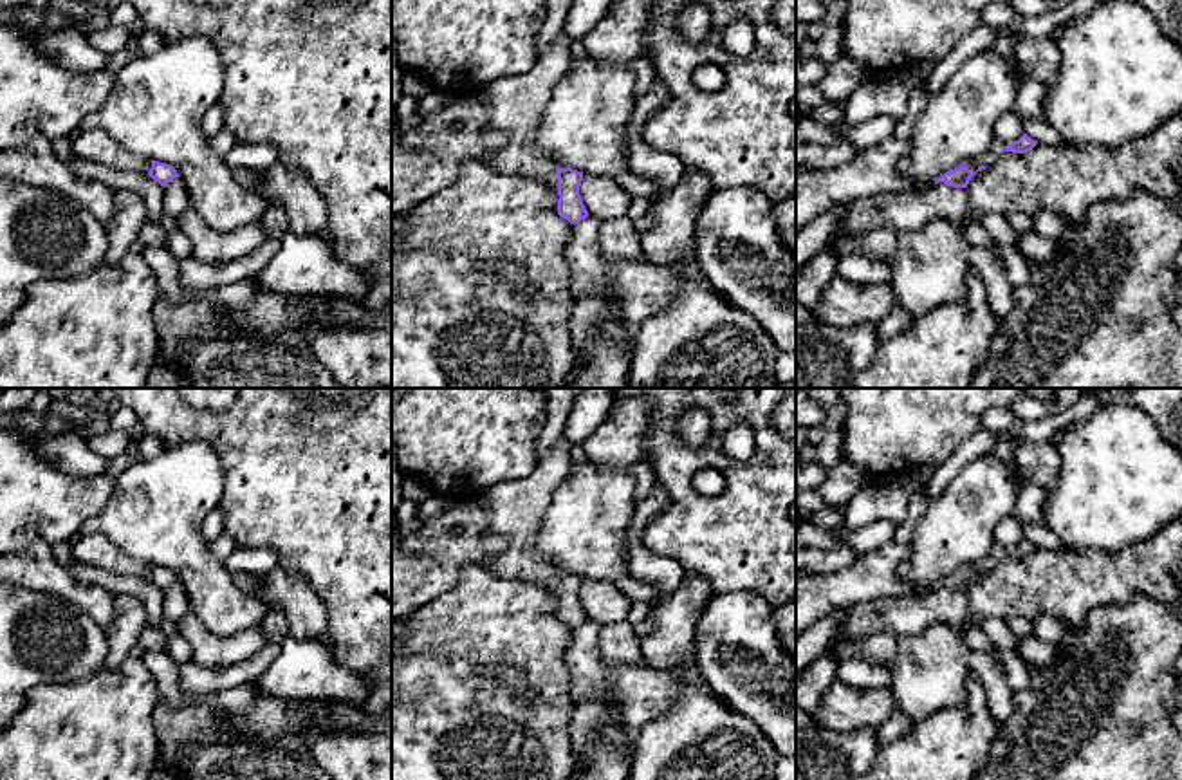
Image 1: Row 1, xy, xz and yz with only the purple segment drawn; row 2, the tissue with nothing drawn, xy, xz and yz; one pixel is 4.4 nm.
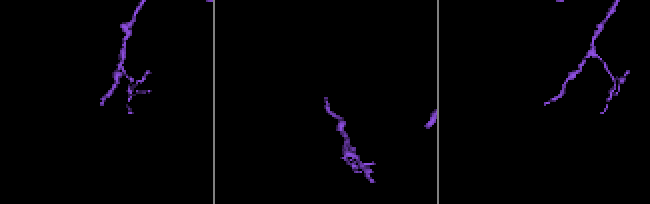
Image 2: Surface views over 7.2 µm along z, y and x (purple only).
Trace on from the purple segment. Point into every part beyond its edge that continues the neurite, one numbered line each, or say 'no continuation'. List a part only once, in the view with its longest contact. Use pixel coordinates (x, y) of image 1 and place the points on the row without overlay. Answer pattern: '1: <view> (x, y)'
1: yz (997, 553)

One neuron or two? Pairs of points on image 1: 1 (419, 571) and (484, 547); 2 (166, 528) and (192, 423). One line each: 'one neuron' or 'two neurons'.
1: one neuron
2: two neurons

